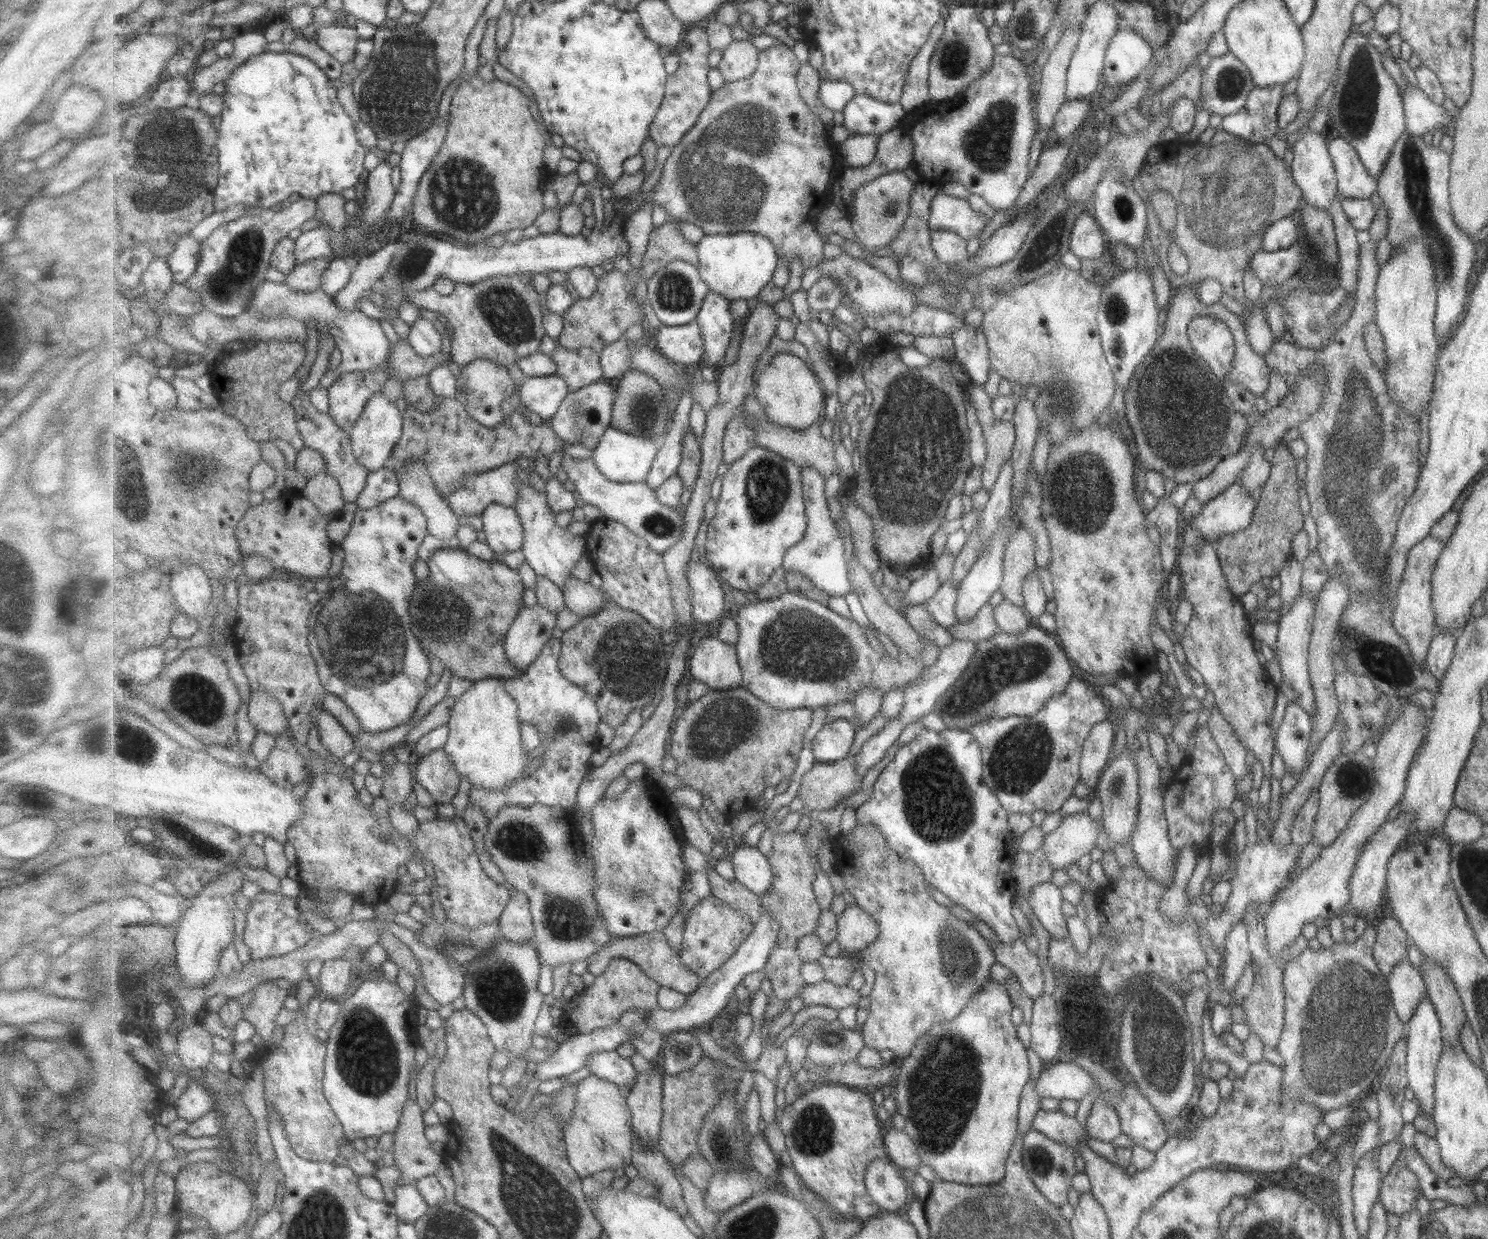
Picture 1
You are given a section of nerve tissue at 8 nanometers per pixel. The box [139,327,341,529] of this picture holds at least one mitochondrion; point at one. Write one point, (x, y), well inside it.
(177, 461)

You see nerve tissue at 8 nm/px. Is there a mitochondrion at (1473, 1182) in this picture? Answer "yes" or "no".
no

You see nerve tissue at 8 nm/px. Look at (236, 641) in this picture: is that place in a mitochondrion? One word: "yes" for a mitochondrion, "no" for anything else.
no

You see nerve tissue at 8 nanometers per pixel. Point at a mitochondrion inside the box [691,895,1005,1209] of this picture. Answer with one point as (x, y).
(940, 1109)

